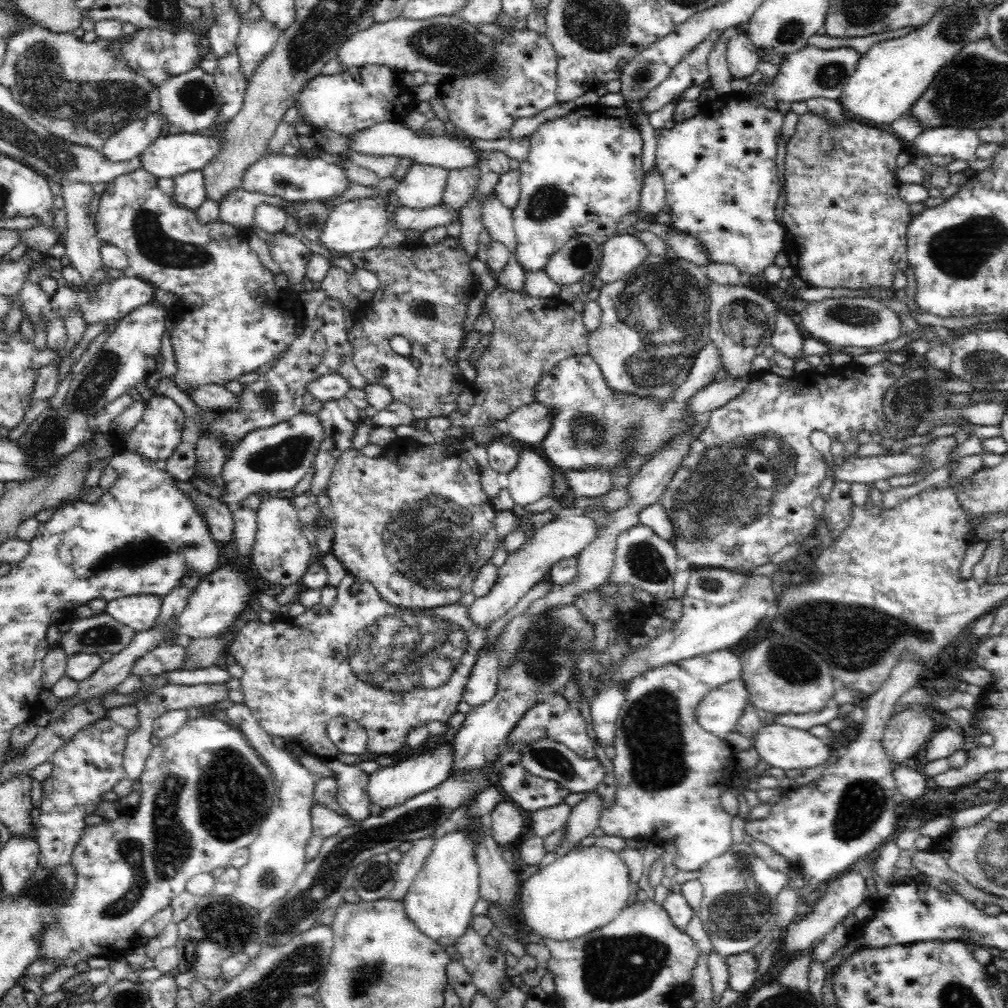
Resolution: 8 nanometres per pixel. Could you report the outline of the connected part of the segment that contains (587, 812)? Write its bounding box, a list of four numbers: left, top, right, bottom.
[554,790,605,859]

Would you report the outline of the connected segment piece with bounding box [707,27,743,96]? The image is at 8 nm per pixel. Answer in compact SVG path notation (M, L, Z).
M729 27L722 30L722 34L718 34L718 40L714 40L712 50L708 54L707 65L713 89L717 96L726 96L732 92L730 89L730 80L734 78L730 74L730 71L728 71L727 48L730 39L742 30L739 27Z

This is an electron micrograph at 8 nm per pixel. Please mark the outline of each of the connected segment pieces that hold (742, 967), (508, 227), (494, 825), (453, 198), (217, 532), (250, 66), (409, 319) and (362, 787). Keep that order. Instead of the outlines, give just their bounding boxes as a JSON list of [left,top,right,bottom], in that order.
[[724,952,756,993],[482,197,517,257],[488,801,524,848],[441,167,483,210],[175,481,235,545],[235,19,281,84],[346,237,474,421],[324,758,370,822]]

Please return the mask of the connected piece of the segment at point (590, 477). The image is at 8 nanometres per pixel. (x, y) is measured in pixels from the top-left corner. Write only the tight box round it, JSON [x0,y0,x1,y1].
[562,467,611,498]

